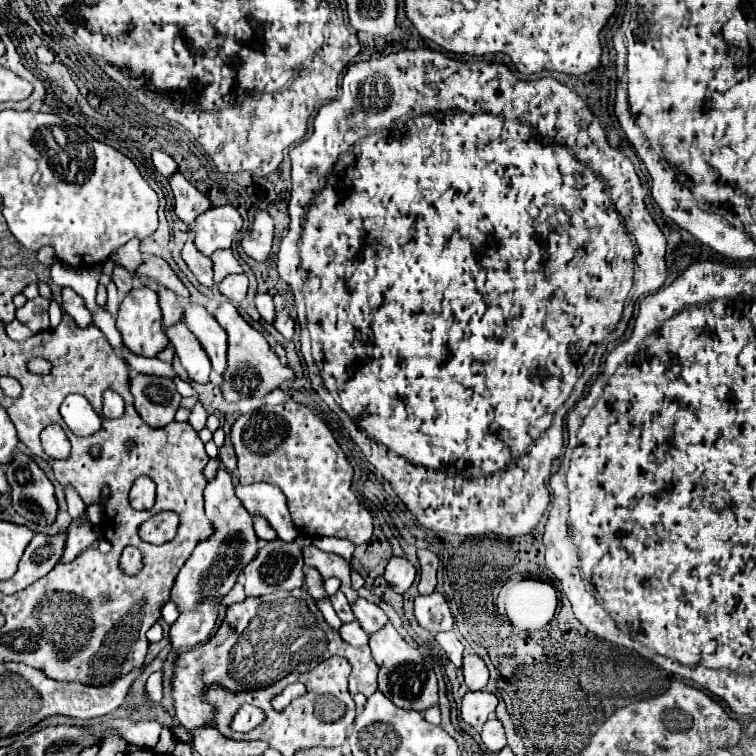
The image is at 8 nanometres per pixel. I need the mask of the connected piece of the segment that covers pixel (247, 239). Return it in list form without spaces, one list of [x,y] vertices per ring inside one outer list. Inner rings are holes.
[[[256,210],[254,224],[250,232],[242,238],[244,252],[258,262],[266,262],[272,248],[272,238],[274,238],[274,222],[270,214],[264,210]]]

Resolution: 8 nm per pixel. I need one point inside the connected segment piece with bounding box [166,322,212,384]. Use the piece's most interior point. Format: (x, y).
(193, 357)

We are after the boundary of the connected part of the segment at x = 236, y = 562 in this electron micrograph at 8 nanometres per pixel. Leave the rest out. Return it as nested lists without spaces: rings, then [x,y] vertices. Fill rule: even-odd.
[[[220,466],[214,480],[208,482],[204,488],[204,500],[206,516],[214,524],[214,536],[196,546],[170,592],[171,601],[180,610],[180,618],[170,628],[172,648],[194,648],[210,638],[216,628],[220,598],[234,586],[236,576],[258,552],[258,538],[252,528],[252,518],[236,498],[230,472],[226,468]]]

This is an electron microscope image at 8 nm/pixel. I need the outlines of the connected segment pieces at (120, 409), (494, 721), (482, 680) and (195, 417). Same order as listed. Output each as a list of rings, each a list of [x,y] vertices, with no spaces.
[[[112,390],[104,392],[102,414],[104,414],[104,418],[120,418],[120,414],[124,414],[124,402],[116,392],[112,392]]]
[[[490,718],[486,724],[484,724],[484,730],[482,730],[482,742],[486,744],[486,748],[490,752],[500,752],[504,746],[506,746],[506,736],[504,736],[504,728],[502,728],[502,722],[498,718]]]
[[[466,654],[464,656],[464,664],[462,664],[462,672],[464,672],[464,682],[470,690],[482,690],[488,682],[488,668],[484,664],[484,660],[476,654]]]
[[[196,402],[196,404],[190,408],[190,418],[188,418],[190,426],[192,426],[194,430],[202,430],[202,428],[206,426],[206,418],[208,418],[208,412],[204,410],[204,406],[202,406],[200,402]]]

